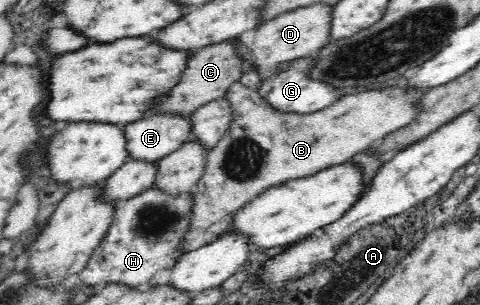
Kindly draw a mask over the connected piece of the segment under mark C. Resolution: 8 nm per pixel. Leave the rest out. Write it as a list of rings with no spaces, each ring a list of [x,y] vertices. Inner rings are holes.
[[[227,40],[197,49],[188,57],[186,67],[180,75],[180,81],[168,93],[156,97],[154,103],[148,107],[148,113],[162,112],[162,114],[170,116],[190,116],[193,111],[196,111],[196,108],[224,98],[226,89],[234,81],[240,79],[240,75],[246,67],[251,66],[253,68],[251,62],[248,63],[242,58],[238,58],[236,46]]]

